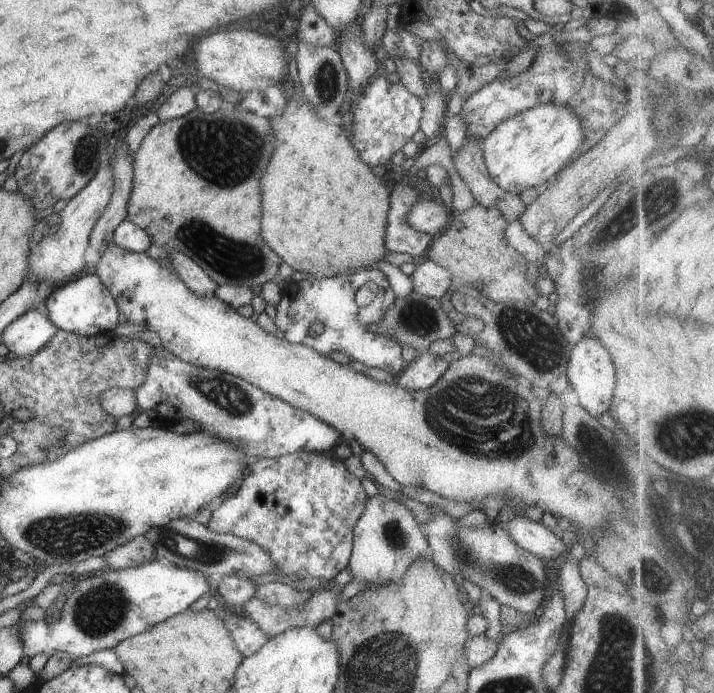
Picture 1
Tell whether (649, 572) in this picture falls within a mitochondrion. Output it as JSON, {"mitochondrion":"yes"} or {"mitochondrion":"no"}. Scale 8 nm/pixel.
{"mitochondrion":"no"}

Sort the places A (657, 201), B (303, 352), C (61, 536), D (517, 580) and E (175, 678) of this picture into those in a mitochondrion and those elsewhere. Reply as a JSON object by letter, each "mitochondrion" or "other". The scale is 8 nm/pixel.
{"A":"mitochondrion","B":"other","C":"mitochondrion","D":"mitochondrion","E":"other"}

